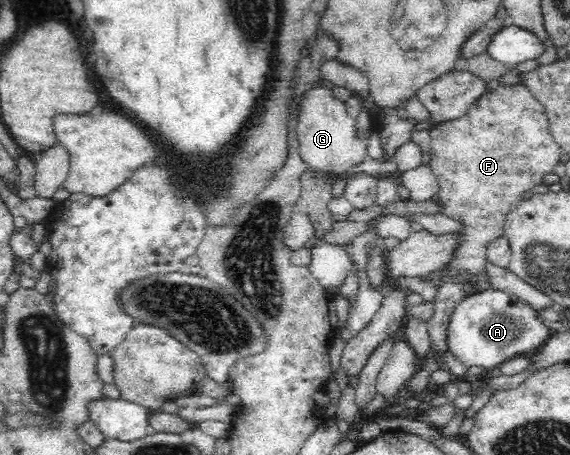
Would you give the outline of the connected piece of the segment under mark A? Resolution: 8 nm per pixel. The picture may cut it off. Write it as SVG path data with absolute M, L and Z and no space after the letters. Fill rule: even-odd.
M486 290L471 293L454 309L448 327L448 346L452 355L469 367L498 369L506 360L532 355L551 337L540 311L506 291Z

